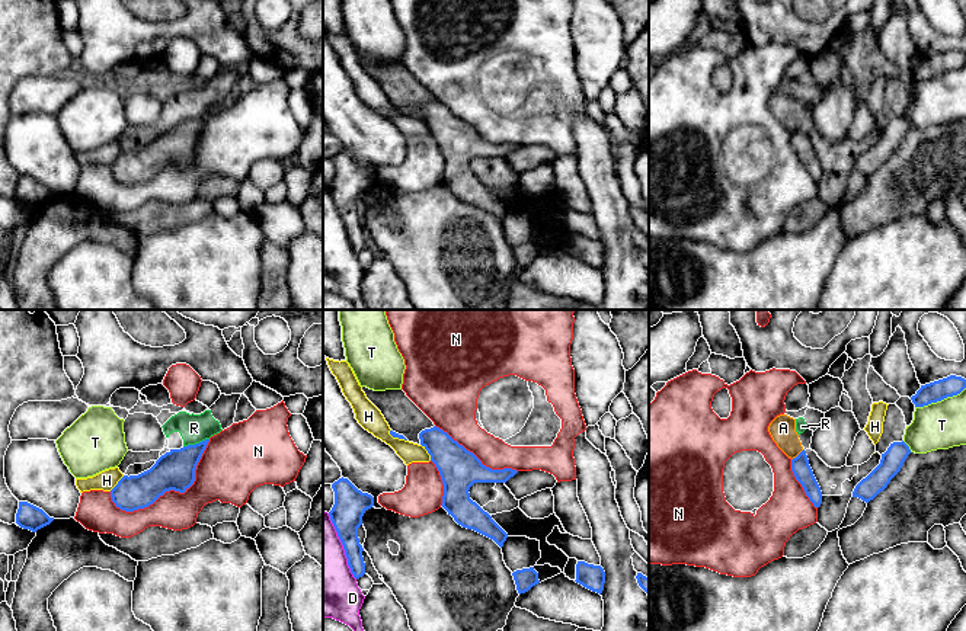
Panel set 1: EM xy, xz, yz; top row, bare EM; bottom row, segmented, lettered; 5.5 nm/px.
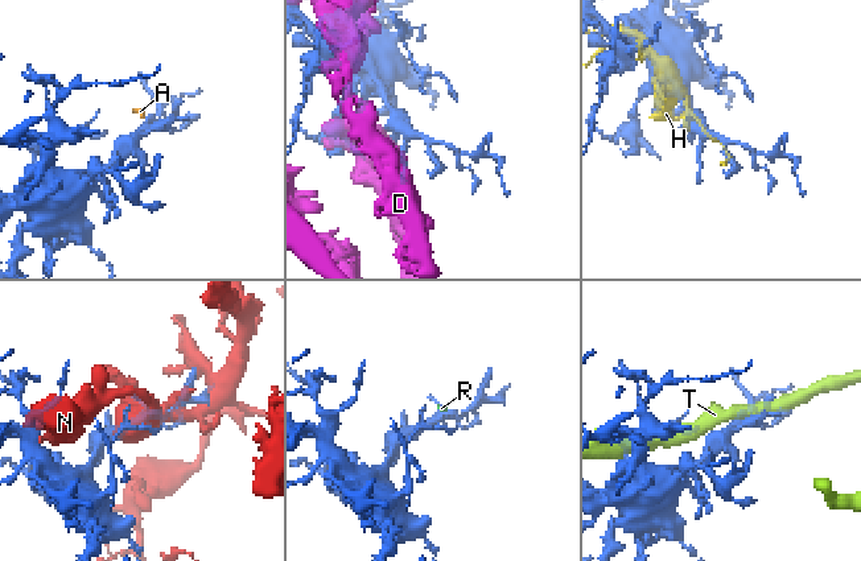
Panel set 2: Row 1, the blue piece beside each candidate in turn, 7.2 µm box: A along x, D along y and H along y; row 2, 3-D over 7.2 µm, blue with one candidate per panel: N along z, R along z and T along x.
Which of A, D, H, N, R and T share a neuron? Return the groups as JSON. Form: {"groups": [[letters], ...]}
{"groups": [["A", "R"], ["D"], ["H"], ["N"], ["T"]]}

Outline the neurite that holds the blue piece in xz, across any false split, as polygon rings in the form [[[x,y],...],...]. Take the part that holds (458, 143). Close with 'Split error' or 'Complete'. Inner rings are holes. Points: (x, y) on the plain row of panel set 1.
[[[436,100],[422,105],[419,113],[444,158],[441,180],[458,199],[493,214],[502,222],[508,208],[470,173],[468,164],[474,157],[506,157],[518,145],[492,144],[483,140],[473,126]]]. Complete

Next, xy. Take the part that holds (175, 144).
[[[208,116],[170,124],[150,144],[124,150],[111,164],[112,176],[121,185],[134,186],[148,182],[166,166],[185,167],[195,156],[195,144]]]. Complete

